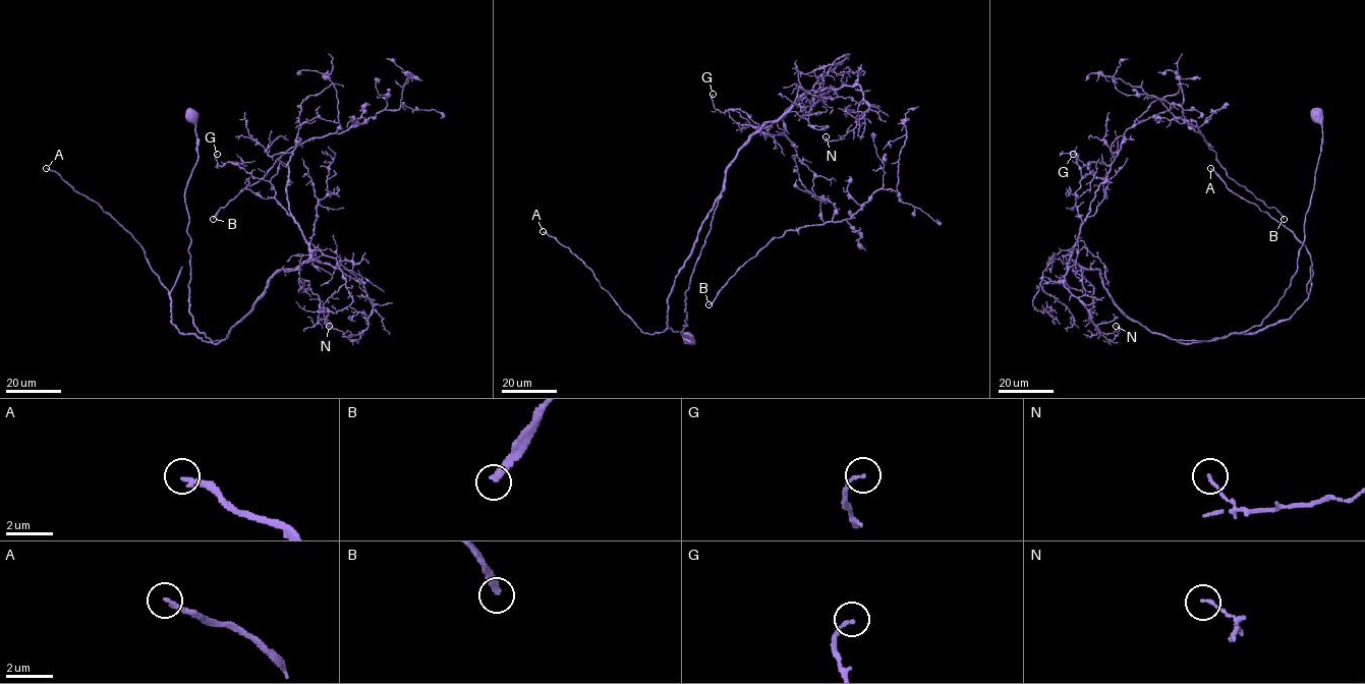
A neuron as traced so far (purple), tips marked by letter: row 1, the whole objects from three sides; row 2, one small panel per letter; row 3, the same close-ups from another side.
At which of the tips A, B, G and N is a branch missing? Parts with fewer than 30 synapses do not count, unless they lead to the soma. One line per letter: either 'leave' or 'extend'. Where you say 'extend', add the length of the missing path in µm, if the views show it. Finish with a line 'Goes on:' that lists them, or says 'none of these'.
A: extend; about 110 µm are missing
B: leave
G: leave
N: leave
Goes on: A

